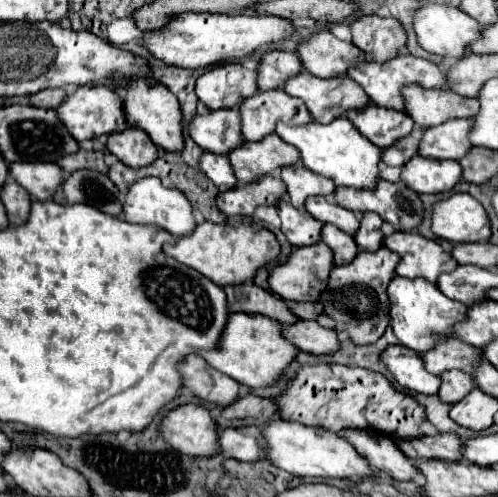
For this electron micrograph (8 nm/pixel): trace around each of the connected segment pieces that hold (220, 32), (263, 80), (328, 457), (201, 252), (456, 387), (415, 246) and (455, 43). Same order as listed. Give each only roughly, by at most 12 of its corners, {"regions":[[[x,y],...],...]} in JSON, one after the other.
{"regions":[[[184,14],[144,46],[180,68],[244,58],[294,34],[266,14]],[[264,54],[258,88],[276,90],[304,72],[298,54]],[[262,428],[274,466],[310,478],[378,476],[340,434]],[[204,222],[166,256],[214,284],[252,282],[280,256],[266,228]],[[462,370],[442,374],[438,396],[456,404],[476,388],[472,374]],[[394,232],[384,246],[400,256],[396,274],[438,280],[458,262],[436,240]],[[428,2],[414,12],[424,50],[462,58],[482,26],[460,8]]]}

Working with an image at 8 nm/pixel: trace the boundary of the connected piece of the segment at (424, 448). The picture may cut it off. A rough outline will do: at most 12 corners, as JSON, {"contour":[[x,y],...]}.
{"contour":[[456,434],[398,442],[418,460],[460,462],[462,440]]}

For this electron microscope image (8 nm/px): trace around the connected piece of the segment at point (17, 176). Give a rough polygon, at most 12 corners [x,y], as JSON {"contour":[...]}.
{"contour":[[14,162],[10,176],[34,200],[52,200],[64,180],[52,162]]}

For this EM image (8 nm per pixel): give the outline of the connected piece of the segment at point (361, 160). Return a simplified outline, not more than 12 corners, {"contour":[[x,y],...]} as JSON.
{"contour":[[348,118],[278,124],[302,164],[338,188],[374,190],[382,150]]}

